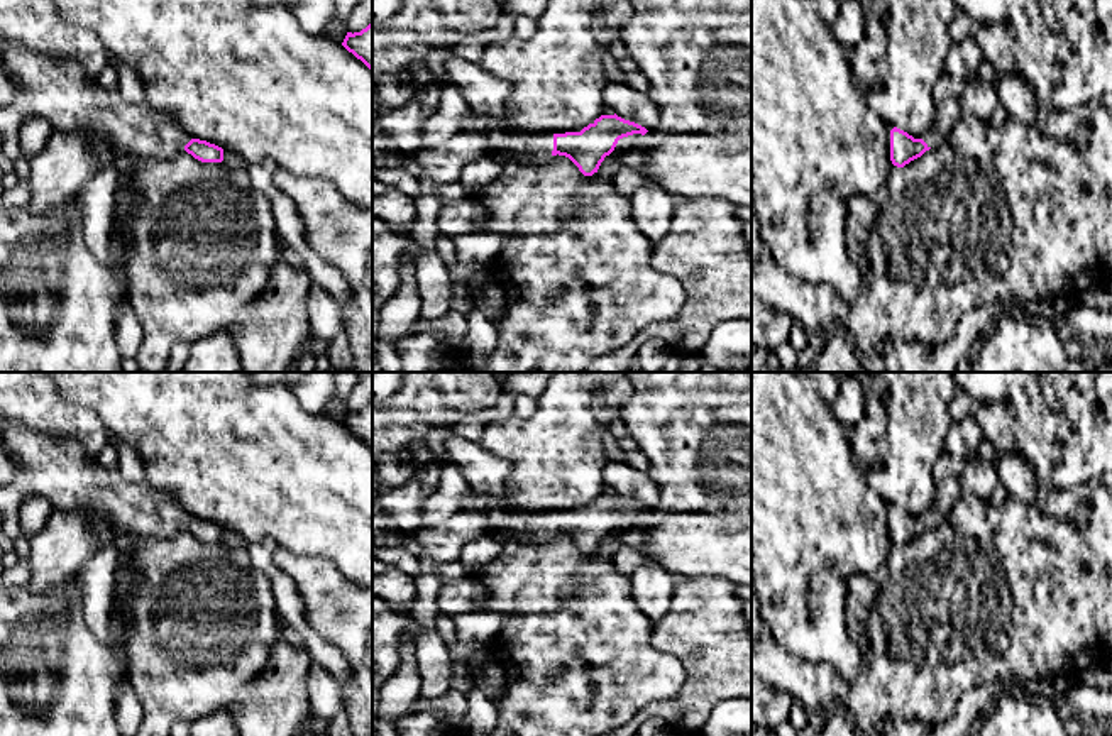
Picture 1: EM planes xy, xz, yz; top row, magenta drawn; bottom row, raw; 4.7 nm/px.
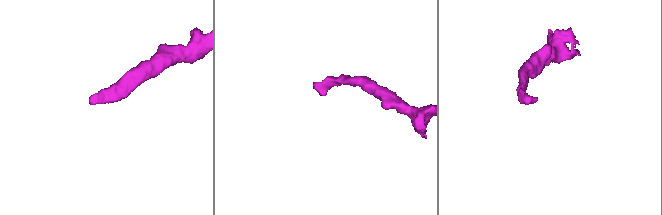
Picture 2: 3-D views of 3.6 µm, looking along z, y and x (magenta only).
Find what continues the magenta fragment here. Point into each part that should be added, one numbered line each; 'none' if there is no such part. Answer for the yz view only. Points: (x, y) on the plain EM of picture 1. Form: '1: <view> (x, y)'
1: yz (948, 467)

